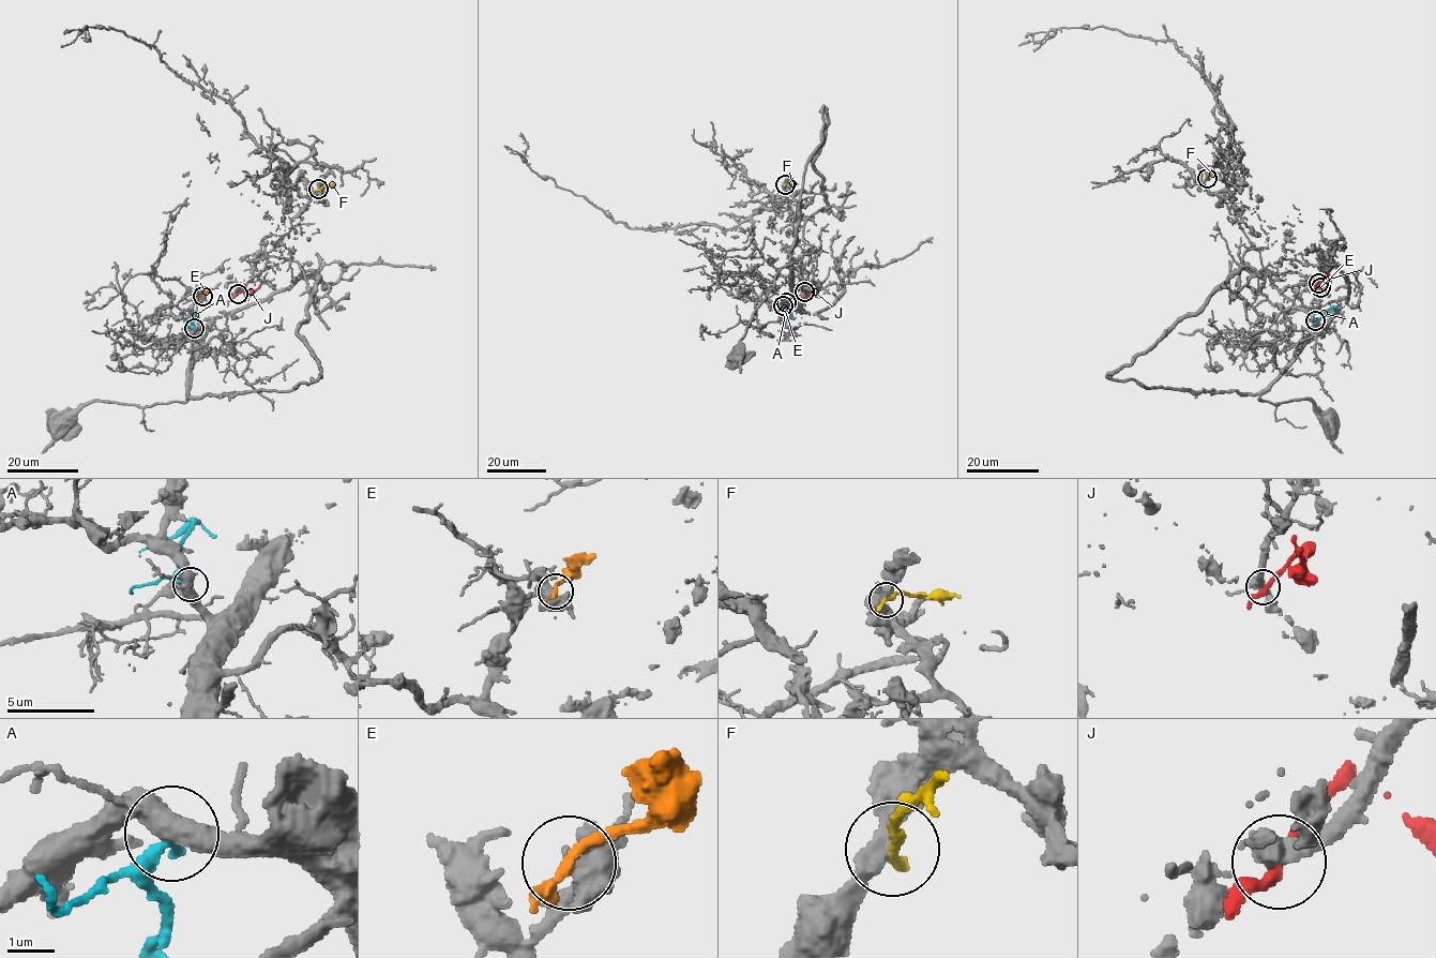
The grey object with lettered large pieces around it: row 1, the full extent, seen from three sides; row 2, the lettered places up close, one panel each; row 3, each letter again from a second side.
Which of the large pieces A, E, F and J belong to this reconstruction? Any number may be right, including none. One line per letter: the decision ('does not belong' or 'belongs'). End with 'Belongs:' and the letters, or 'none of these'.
A: does not belong
E: does not belong
F: does not belong
J: does not belong
Belongs: none of these

